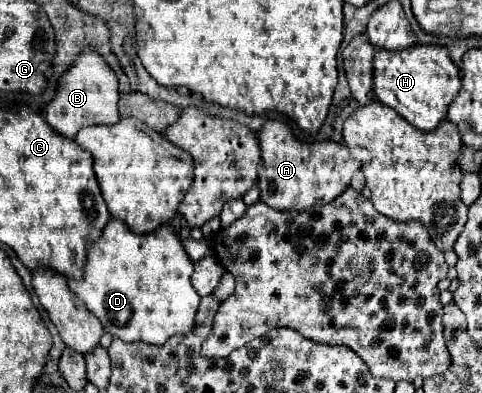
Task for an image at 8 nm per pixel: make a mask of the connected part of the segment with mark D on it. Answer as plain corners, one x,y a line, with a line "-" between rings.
109,219
107,227
103,229
103,235
99,235
99,239
95,239
95,243
87,247
83,279
67,279
67,283
71,291
85,301
87,309
101,319
103,329
109,331
113,337
125,343
143,341
163,345
171,335
189,333
195,325
195,313
201,297
191,285
191,273
193,263
169,225
157,227
147,235
135,235
125,223
119,223
119,219

